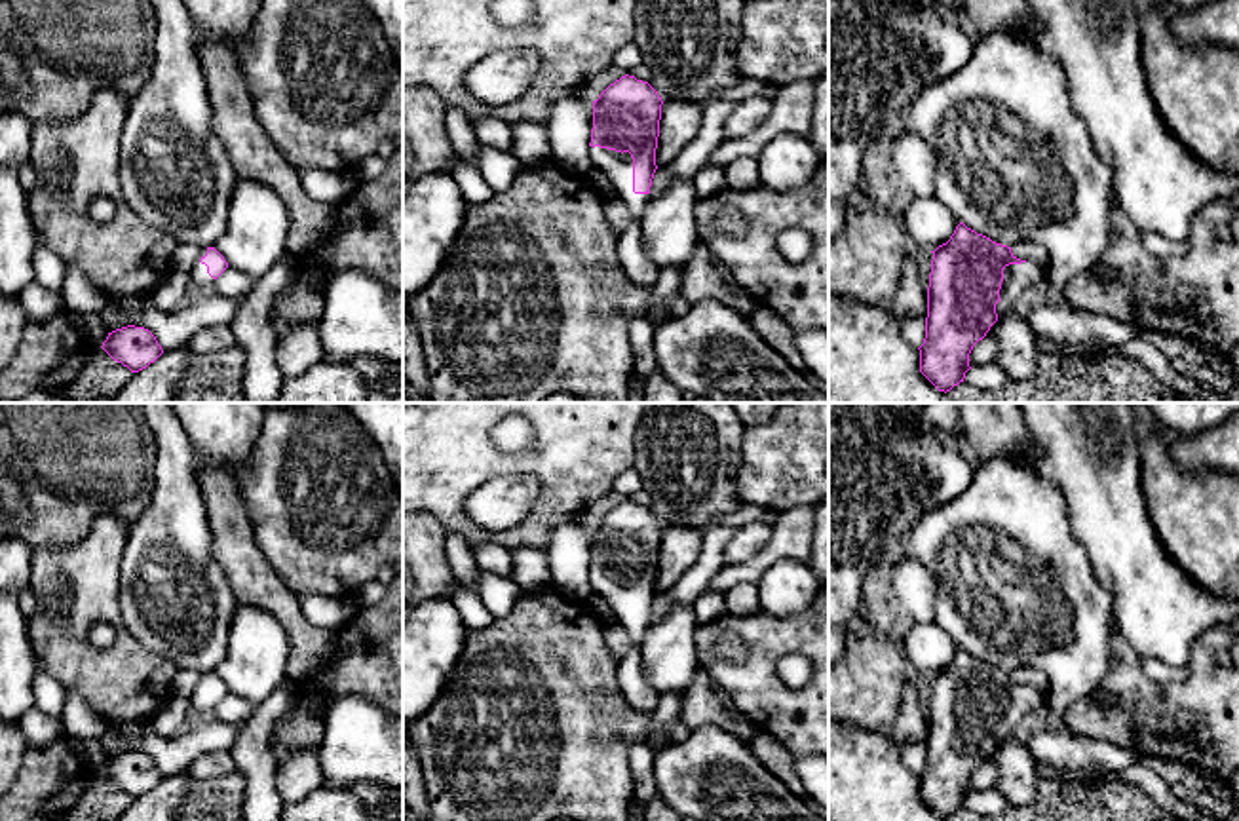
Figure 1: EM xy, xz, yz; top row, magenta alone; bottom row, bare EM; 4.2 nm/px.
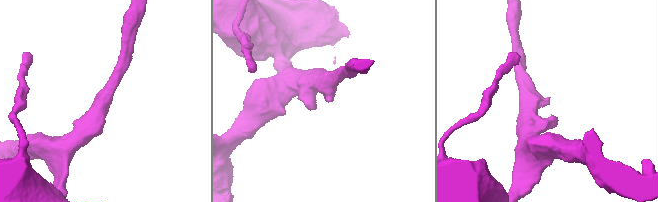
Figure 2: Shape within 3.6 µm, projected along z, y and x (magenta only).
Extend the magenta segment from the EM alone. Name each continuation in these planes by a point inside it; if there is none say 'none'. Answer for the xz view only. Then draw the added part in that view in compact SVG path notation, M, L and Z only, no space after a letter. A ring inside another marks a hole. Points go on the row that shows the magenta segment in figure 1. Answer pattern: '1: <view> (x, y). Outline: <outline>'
1: xz (639, 267). Outline: M589 146L591 165L600 167L614 190L633 213L633 224L618 239L618 257L627 277L640 287L654 287L659 277L659 266L646 255L640 219L650 194L633 192L633 158L629 152L616 152L600 146Z

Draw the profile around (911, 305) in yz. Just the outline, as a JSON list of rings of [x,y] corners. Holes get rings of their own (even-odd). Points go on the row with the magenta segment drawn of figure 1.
[[[912,251],[901,268],[899,287],[891,314],[905,338],[920,348],[925,338],[927,289],[920,281],[918,251]]]

